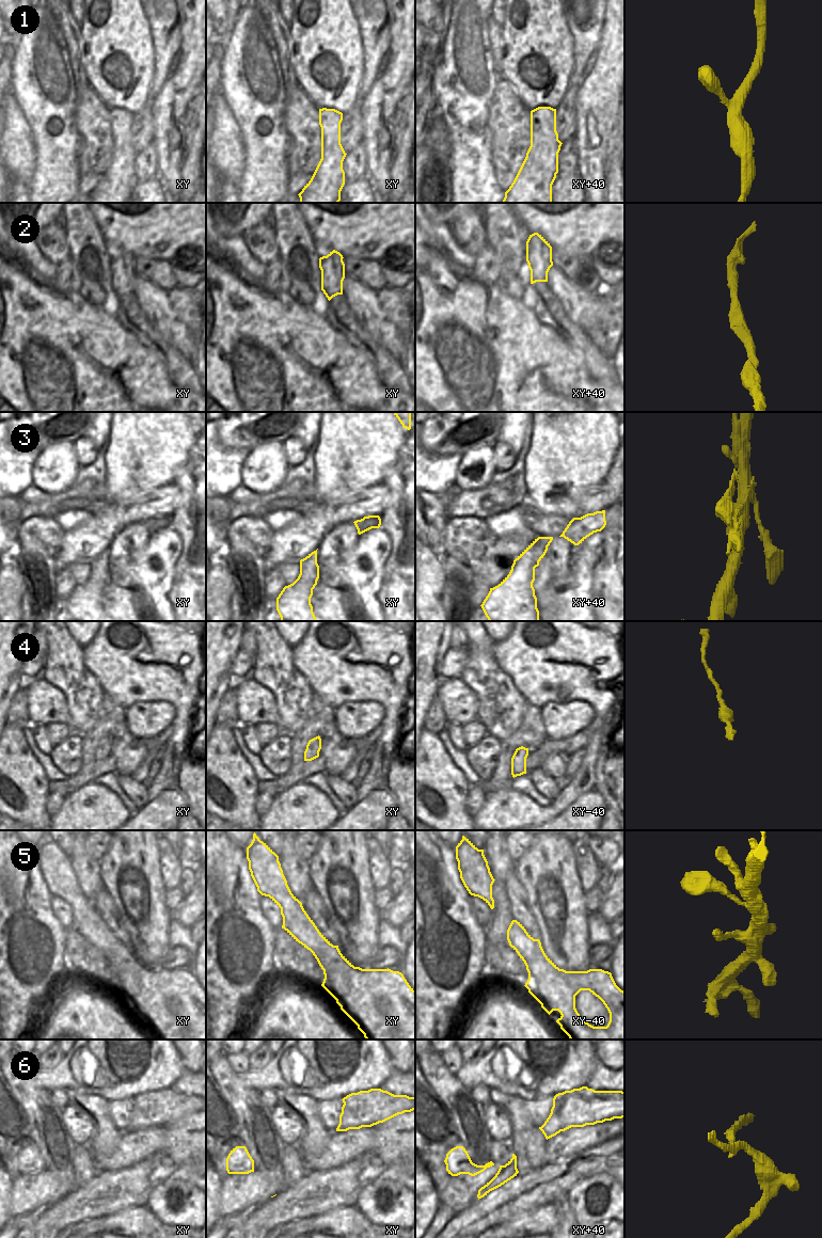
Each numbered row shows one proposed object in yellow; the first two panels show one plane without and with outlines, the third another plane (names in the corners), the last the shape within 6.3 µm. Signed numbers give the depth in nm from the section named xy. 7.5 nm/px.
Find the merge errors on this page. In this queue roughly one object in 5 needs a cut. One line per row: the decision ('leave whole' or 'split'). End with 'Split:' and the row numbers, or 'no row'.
1: leave whole
2: leave whole
3: leave whole
4: leave whole
5: leave whole
6: split
Split: 6

